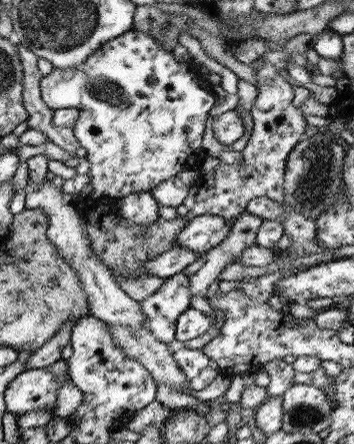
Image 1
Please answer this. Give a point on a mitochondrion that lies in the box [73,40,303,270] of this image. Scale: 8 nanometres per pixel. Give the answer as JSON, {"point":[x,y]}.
{"point":[102,88]}

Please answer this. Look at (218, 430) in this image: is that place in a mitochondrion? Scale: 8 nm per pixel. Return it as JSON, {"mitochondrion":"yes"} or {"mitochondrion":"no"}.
{"mitochondrion":"no"}

